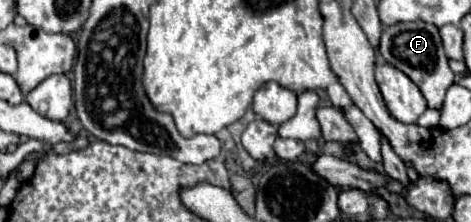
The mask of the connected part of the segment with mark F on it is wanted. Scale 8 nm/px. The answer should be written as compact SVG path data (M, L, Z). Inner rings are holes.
M413 21L413 23L395 23L389 27L383 27L379 53L387 63L401 69L425 95L429 107L441 107L445 99L445 91L453 83L453 71L447 65L447 57L441 47L441 37L437 27L425 21Z

